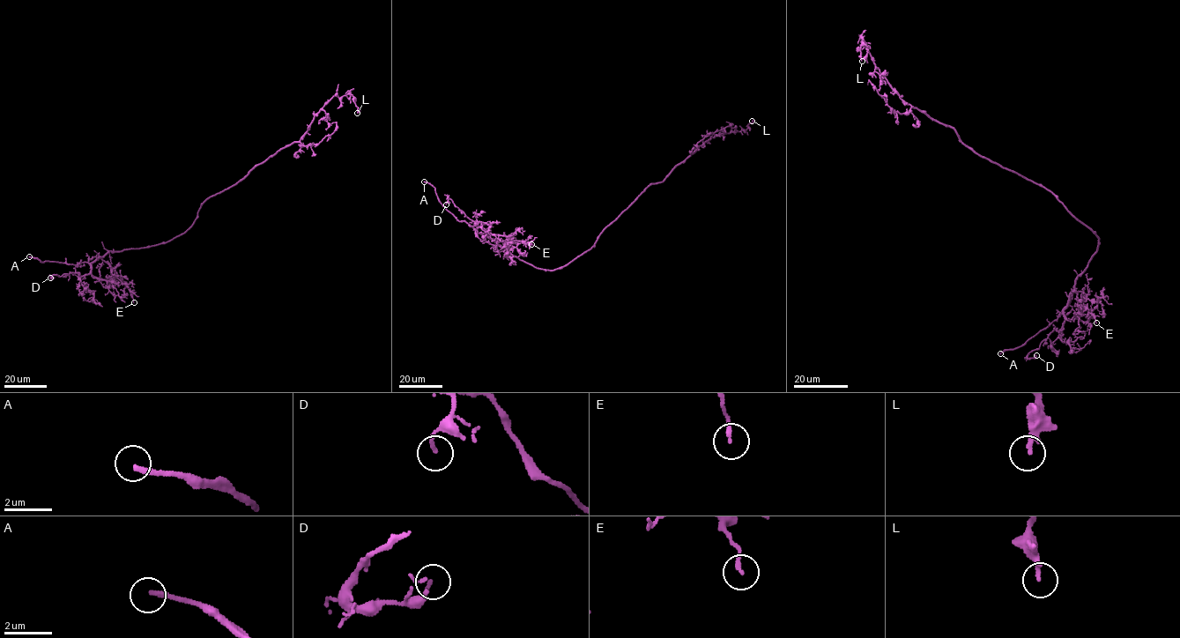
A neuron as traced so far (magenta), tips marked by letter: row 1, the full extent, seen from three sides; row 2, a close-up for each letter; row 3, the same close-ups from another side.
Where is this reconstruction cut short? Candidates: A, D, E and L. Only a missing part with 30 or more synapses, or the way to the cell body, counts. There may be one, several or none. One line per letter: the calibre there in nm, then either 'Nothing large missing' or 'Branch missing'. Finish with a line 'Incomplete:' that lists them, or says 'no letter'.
A: Thickness 200 nm. Branch missing
D: Thickness 140 nm. Nothing large missing
E: Thickness 170 nm. Nothing large missing
L: Thickness 200 nm. Nothing large missing
Incomplete: A

